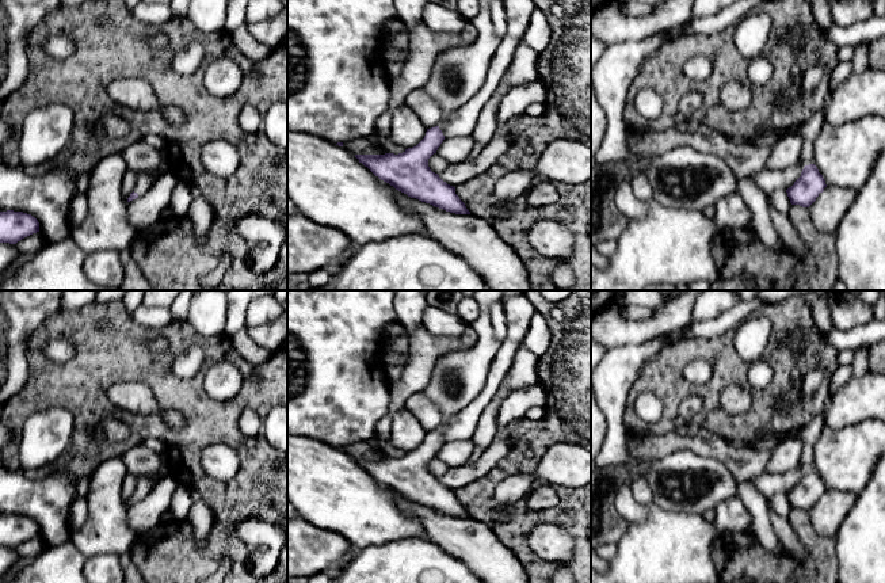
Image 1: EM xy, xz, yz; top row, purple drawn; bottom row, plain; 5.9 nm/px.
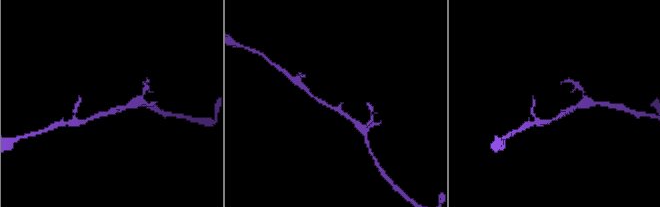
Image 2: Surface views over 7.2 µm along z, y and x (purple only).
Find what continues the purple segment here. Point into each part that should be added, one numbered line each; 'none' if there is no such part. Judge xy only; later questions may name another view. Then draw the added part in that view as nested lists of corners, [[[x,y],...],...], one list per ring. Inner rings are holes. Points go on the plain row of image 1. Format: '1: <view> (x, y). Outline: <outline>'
1: xy (145, 484). Outline: [[[138,476],[137,477],[137,485],[134,489],[134,496],[138,498],[138,500],[142,500],[146,498],[146,495],[155,488],[157,483],[156,477],[150,477],[150,476]]]

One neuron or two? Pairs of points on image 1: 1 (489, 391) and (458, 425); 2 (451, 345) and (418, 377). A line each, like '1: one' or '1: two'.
1: one
2: one

